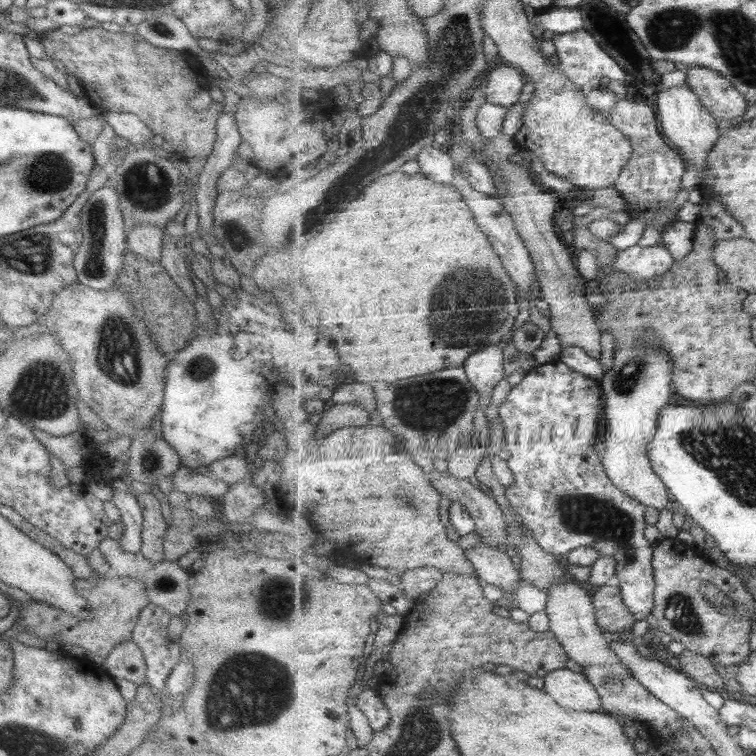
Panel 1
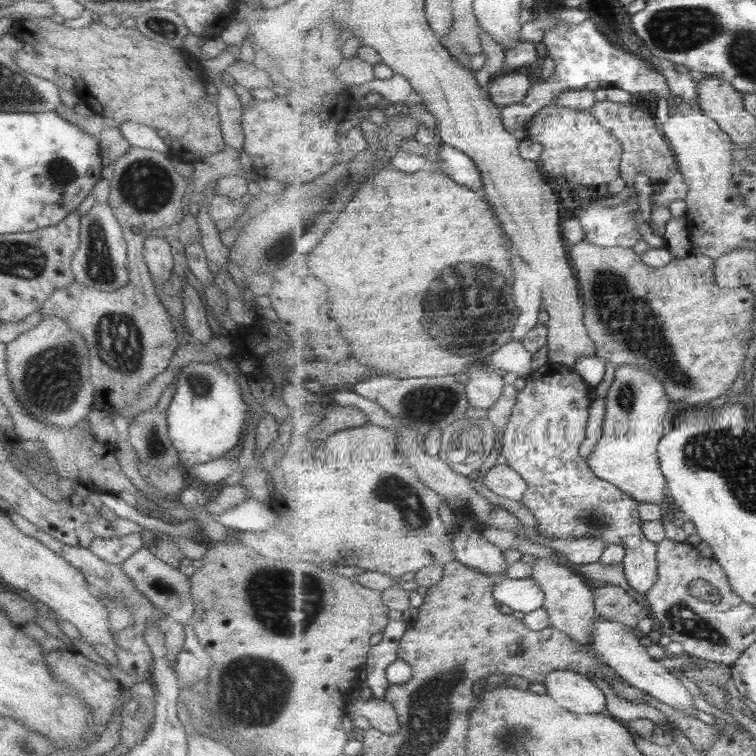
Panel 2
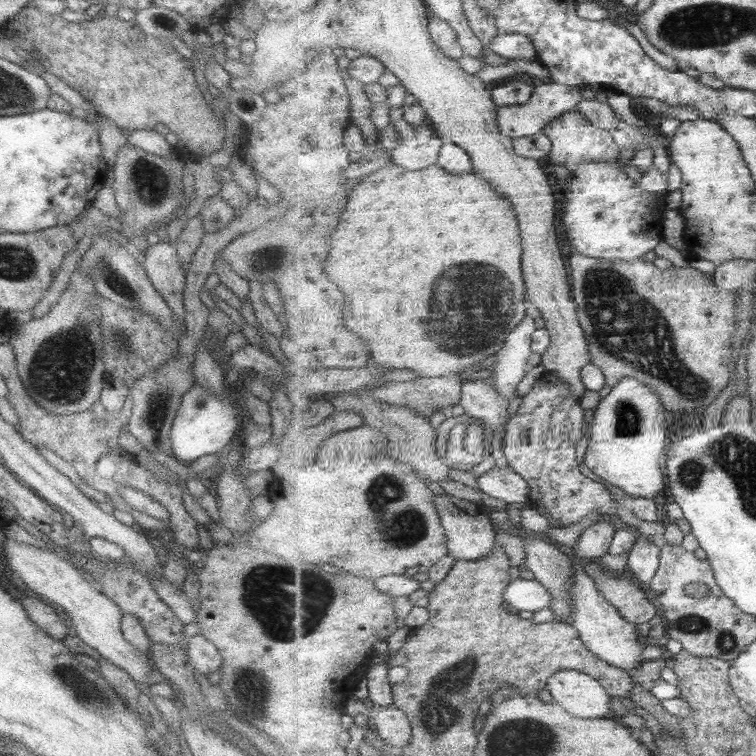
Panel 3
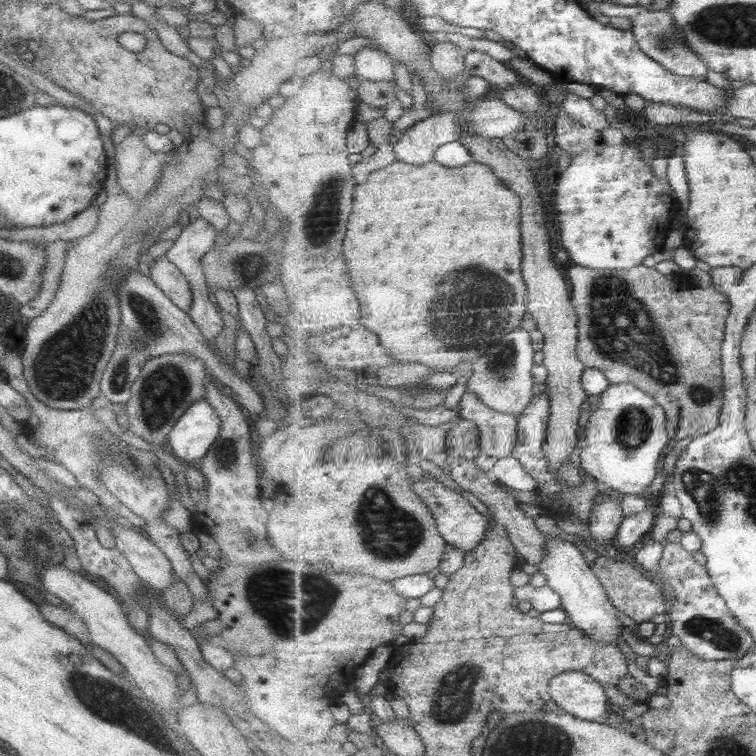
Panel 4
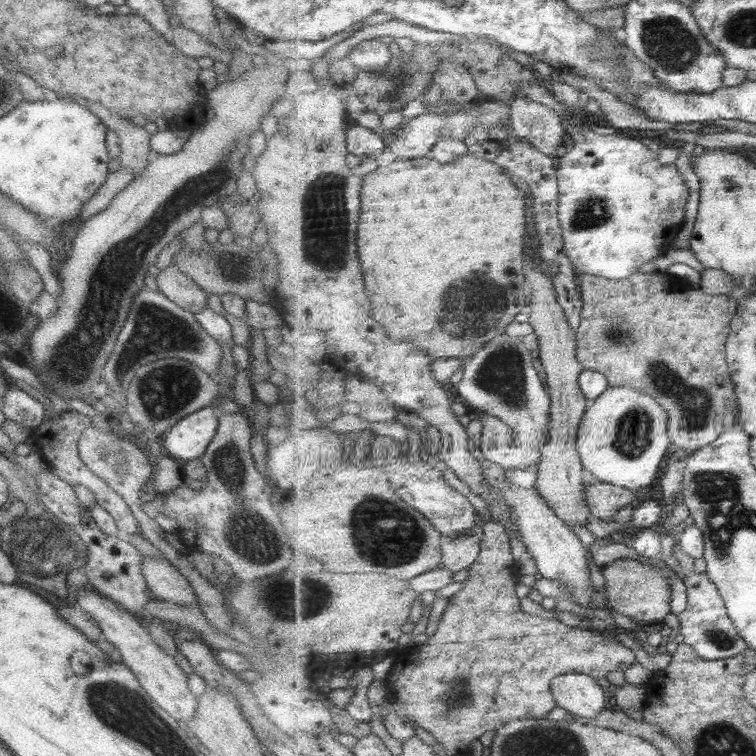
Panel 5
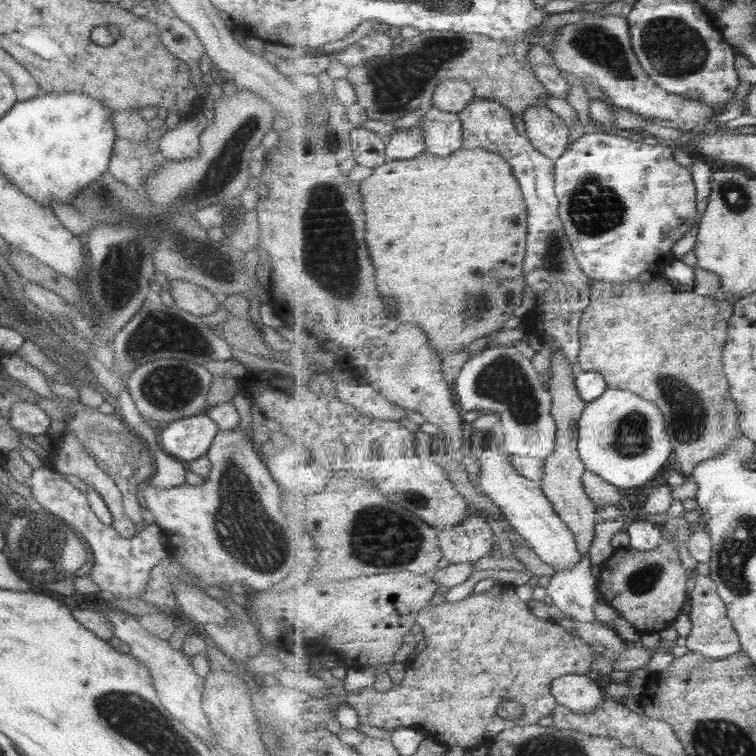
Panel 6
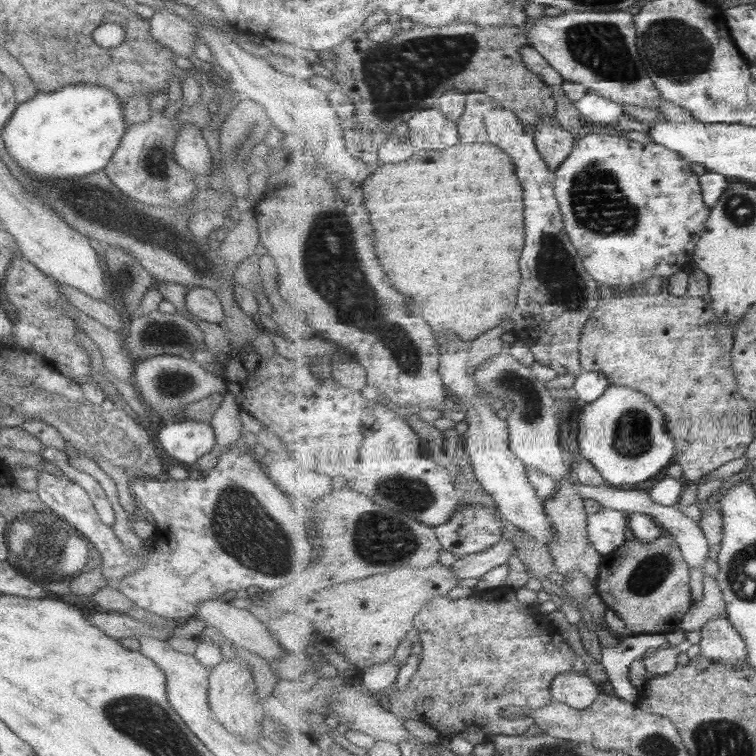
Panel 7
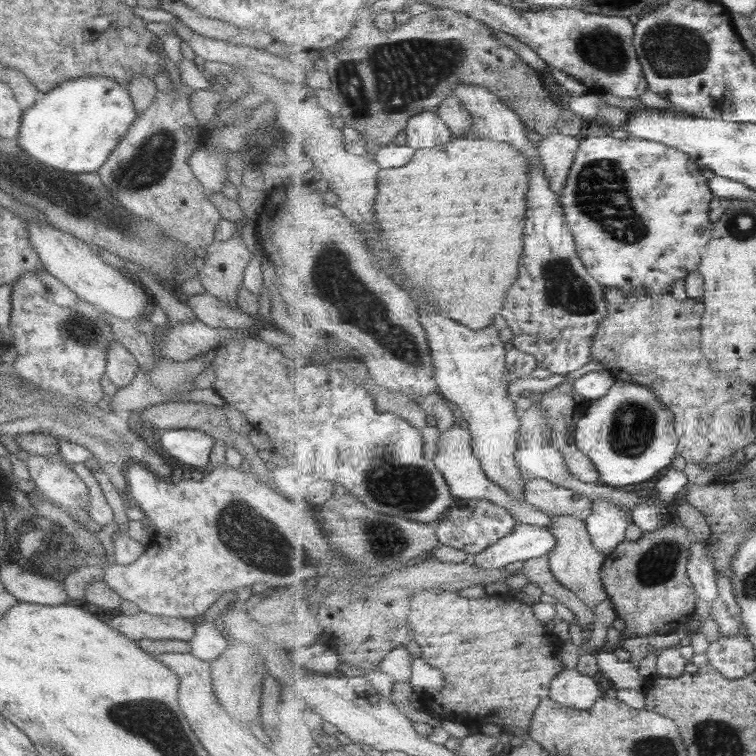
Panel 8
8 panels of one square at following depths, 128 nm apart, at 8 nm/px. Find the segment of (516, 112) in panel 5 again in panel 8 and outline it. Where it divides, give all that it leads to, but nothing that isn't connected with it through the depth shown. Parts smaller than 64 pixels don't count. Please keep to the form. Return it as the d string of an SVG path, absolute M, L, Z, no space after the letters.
M554 134L543 137L539 149L545 172L549 175L553 189L557 191L561 199L578 152L580 152L581 141L571 135Z

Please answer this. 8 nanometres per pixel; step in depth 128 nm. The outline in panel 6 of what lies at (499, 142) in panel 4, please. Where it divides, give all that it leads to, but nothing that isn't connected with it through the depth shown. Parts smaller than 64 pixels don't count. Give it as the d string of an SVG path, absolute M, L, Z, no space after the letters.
M552 349L552 377L549 380L550 389L554 398L553 415L557 420L557 446L554 454L546 461L546 477L544 478L542 488L549 500L554 504L558 515L569 524L574 534L577 536L578 547L581 548L581 554L587 556L590 548L596 540L596 526L599 519L597 505L589 496L585 488L585 475L589 472L584 459L582 459L580 442L581 442L581 420L586 412L588 403L582 398L581 391L578 390L577 376L578 372L570 358L566 358L564 352L560 349Z

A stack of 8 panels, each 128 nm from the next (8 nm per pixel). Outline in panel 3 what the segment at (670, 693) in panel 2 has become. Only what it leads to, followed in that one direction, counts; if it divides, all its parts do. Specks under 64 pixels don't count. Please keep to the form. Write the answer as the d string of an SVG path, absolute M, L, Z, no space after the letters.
M571 556L574 570L576 570L576 581L572 587L572 598L574 598L573 626L581 632L582 640L586 646L590 647L602 660L606 660L614 666L630 671L634 676L636 672L642 671L642 656L644 656L645 642L636 629L640 626L629 622L618 610L617 606L612 605L606 595L598 589L598 583L594 577L588 574L584 567L583 560L576 556Z

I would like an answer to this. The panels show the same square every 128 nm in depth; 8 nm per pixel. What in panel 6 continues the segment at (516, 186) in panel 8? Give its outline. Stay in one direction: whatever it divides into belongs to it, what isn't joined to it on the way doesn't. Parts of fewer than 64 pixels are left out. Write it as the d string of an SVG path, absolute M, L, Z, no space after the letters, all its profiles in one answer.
M462 147L460 151L448 158L440 157L425 150L412 160L395 159L387 161L374 169L374 173L360 184L362 194L366 198L368 242L370 242L372 254L374 254L374 264L378 266L378 284L380 284L382 294L388 296L388 298L394 298L394 302L396 302L398 316L395 316L395 318L424 327L429 334L430 342L433 343L433 346L436 346L438 351L444 352L444 349L451 348L454 352L460 352L466 350L468 344L477 338L494 336L499 328L504 328L504 324L515 317L514 312L524 304L524 292L526 292L527 286L525 263L527 249L529 248L528 206L526 206L526 200L524 200L521 182L514 176L514 167L508 159L484 147L476 149Z

